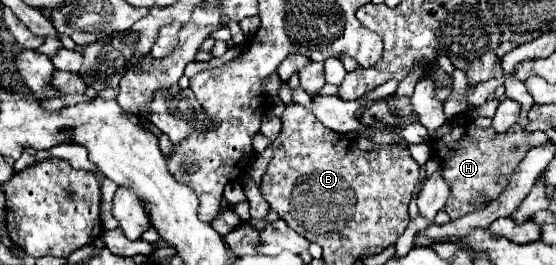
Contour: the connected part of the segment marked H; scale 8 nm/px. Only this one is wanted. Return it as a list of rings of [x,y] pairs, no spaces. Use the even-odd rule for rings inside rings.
[[[462,114],[446,120],[430,138],[430,146],[432,156],[440,164],[438,172],[450,186],[450,196],[444,210],[452,220],[456,220],[468,212],[474,212],[476,208],[484,208],[486,202],[496,200],[496,196],[500,196],[500,192],[508,186],[508,180],[524,154],[532,146],[540,144],[536,142],[536,132],[524,132],[518,124],[514,124],[508,132],[498,134],[494,128],[474,126],[474,120]],[[482,198],[486,198],[486,202],[482,202]]]

